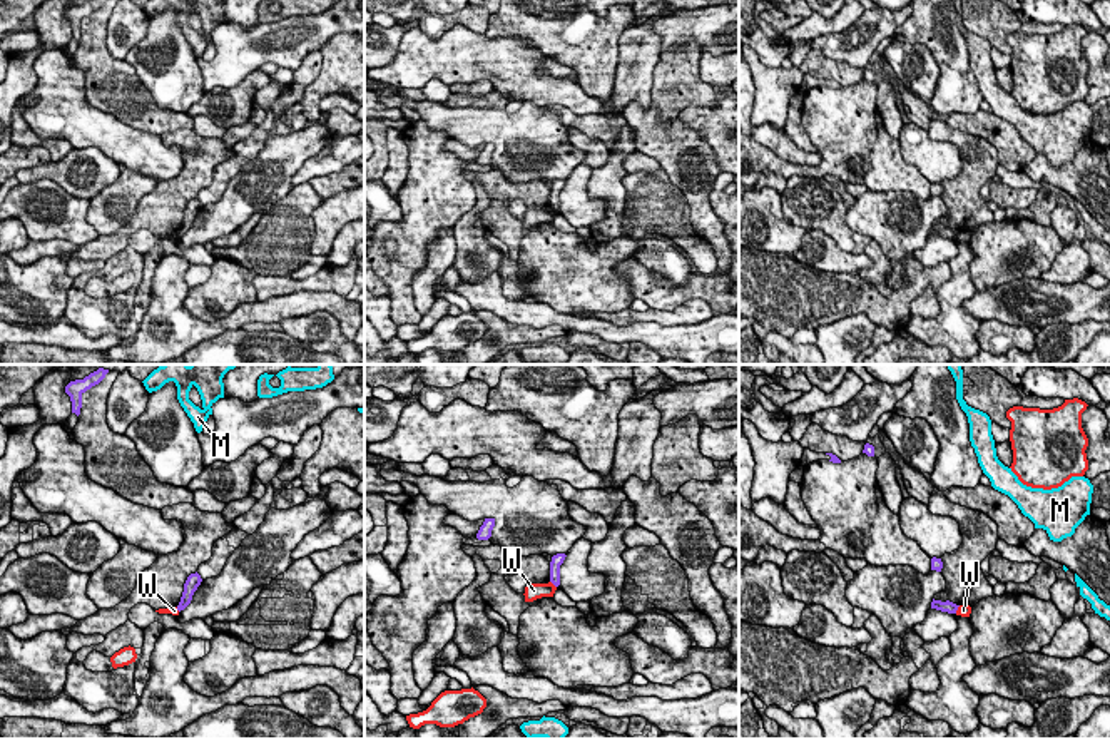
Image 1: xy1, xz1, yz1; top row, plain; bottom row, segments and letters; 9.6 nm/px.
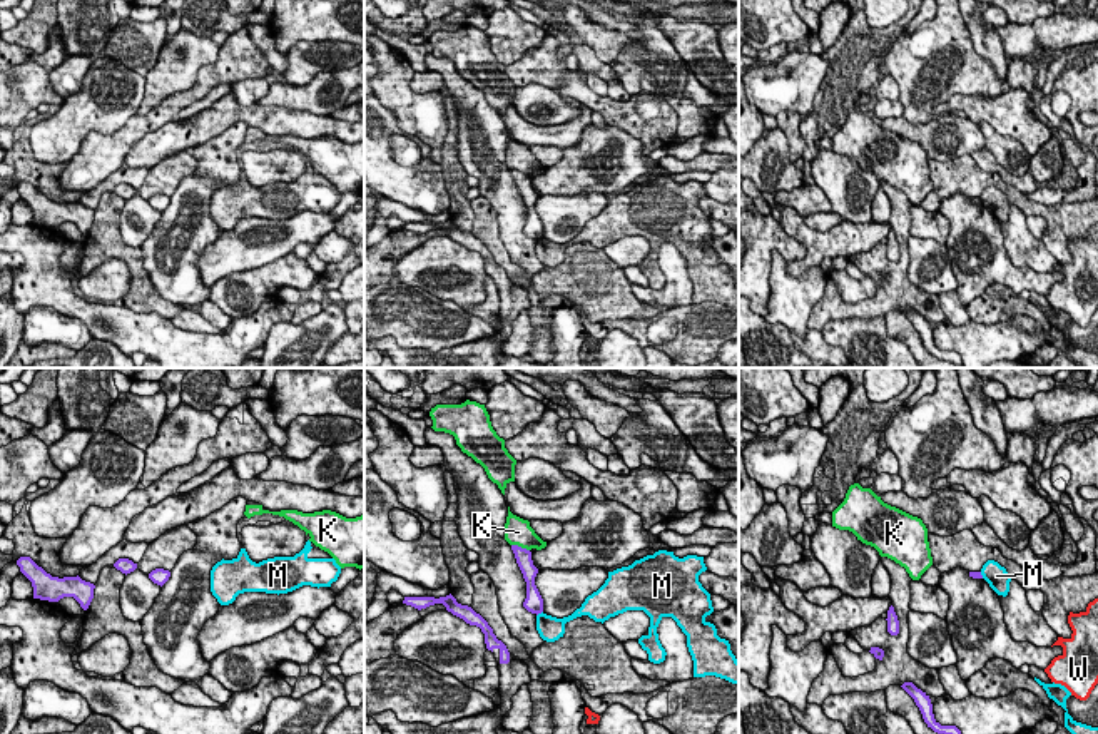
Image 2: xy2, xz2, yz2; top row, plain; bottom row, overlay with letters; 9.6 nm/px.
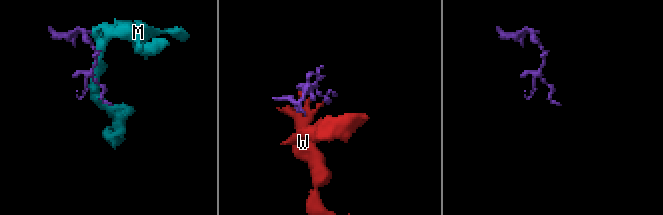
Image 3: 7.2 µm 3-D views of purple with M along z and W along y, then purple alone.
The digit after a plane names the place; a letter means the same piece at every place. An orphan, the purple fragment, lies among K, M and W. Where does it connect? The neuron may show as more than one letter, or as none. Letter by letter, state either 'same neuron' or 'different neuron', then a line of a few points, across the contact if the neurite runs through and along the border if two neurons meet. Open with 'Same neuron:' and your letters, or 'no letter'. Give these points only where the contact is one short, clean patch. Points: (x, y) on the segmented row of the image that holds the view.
Same neuron: no letter
K: different neuron | xz2 (512, 544), (528, 550)
M: different neuron | xz2 (542, 611), (537, 616)
W: different neuron | xz1 (550, 581), (555, 587)

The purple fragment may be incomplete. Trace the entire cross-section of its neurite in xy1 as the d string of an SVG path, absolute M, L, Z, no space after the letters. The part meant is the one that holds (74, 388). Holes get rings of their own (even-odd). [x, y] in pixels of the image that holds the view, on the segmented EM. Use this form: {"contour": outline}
{"contour": "M99 368L97 371L90 373L84 380L70 381L65 386L65 393L70 396L70 401L72 401L72 413L75 413L77 416L80 415L82 395L92 386L99 385L107 373L109 370Z"}

